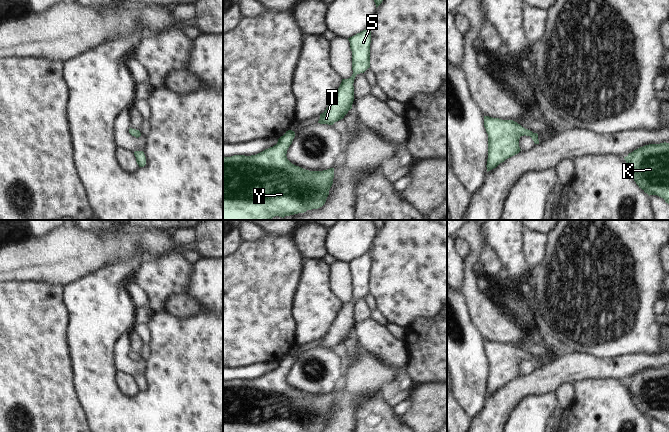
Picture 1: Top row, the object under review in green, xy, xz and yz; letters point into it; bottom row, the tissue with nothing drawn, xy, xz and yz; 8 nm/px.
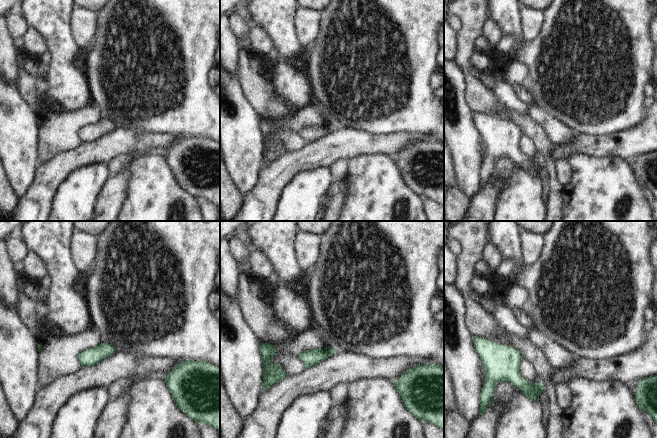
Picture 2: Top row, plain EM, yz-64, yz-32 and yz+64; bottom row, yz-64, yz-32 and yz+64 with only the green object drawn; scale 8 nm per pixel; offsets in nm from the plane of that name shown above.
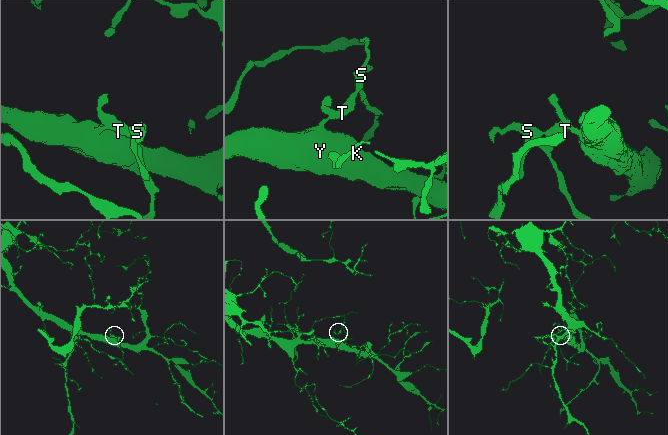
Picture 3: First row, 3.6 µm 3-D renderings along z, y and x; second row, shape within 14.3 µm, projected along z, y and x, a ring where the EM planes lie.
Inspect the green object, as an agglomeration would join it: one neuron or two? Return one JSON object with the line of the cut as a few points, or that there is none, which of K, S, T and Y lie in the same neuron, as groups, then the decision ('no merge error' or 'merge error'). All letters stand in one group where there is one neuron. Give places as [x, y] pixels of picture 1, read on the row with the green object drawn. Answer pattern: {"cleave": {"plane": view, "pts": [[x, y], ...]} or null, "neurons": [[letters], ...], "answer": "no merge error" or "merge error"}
{"cleave": null, "neurons": [["K", "S", "T", "Y"]], "answer": "no merge error"}

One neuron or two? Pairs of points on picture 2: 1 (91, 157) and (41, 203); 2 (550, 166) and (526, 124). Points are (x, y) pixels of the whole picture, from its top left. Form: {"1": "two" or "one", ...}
{"1": "one", "2": "one"}

